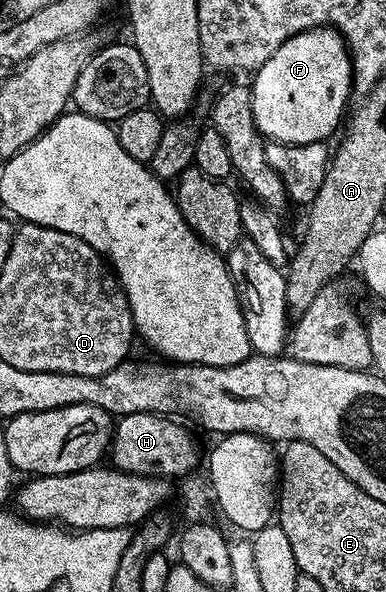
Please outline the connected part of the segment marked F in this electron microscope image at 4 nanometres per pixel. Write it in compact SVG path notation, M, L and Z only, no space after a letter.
M310 28L289 38L258 68L253 79L249 84L253 122L260 136L277 144L330 141L339 119L341 124L348 111L347 99L353 96L351 54L335 28Z

